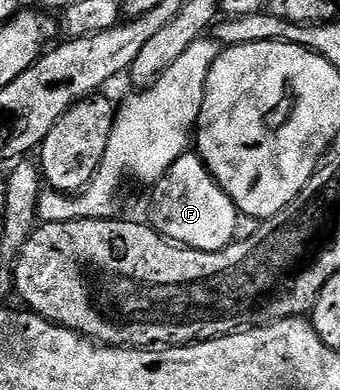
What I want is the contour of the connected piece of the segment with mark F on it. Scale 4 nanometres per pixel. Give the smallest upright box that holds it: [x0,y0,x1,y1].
[147,153,238,251]

